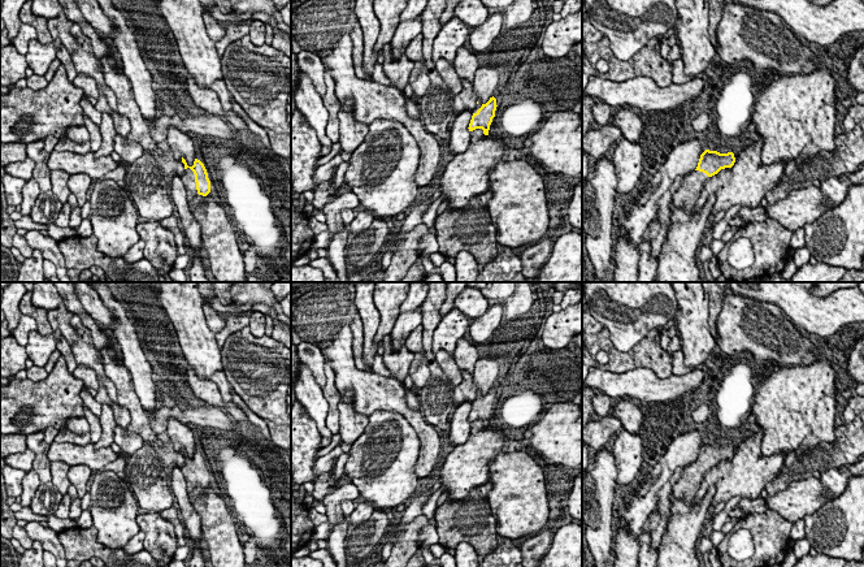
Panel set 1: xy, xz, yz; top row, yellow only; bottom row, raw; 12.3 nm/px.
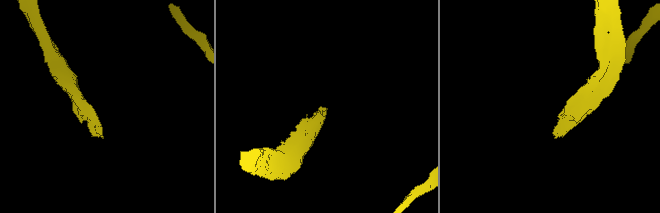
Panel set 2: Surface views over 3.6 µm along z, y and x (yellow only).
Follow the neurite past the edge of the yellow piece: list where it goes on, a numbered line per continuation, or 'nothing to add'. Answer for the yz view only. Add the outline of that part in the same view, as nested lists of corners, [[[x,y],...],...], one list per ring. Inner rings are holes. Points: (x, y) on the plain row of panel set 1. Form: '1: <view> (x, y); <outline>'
1: yz (687, 485); [[[694,462],[685,467],[680,480],[673,486],[672,503],[677,499],[683,499],[691,503],[700,488],[704,475],[709,471],[711,468],[699,462]]]

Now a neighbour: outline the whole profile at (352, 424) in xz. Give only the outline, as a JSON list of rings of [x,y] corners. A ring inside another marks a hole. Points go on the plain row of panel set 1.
[[[339,402],[338,410],[340,414],[339,417],[339,434],[342,441],[352,445],[365,430],[368,425],[368,416],[359,414],[352,402],[344,403]]]

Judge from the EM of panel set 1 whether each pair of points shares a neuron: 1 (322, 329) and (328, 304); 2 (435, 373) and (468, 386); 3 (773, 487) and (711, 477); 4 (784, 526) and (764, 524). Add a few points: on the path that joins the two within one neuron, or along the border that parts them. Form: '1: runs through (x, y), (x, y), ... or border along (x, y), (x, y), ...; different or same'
1: runs through (322, 323), (322, 317), (328, 311); same
2: border along (455, 386), (454, 403); different
3: border along (784, 461), (780, 471), (764, 488); different
4: runs through (778, 526), (769, 526); same

